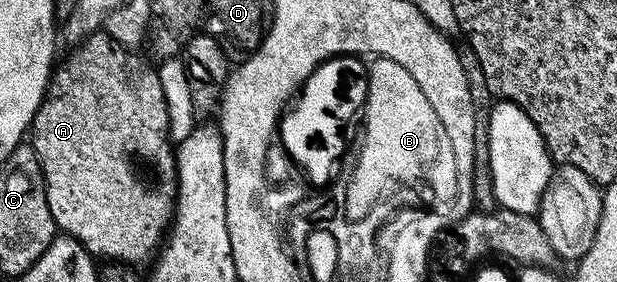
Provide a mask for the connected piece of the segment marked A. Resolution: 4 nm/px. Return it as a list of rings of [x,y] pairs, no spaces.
[[[105,32],[90,34],[71,52],[72,54],[64,62],[62,59],[54,67],[51,80],[47,83],[47,94],[43,98],[43,103],[37,108],[29,131],[29,145],[37,152],[37,160],[41,164],[41,172],[45,180],[45,196],[49,200],[49,212],[56,227],[64,235],[82,242],[83,247],[96,259],[138,264],[137,262],[143,262],[147,257],[150,259],[160,249],[173,221],[175,197],[179,194],[179,177],[175,167],[176,147],[167,133],[169,120],[172,117],[169,113],[169,103],[165,100],[165,93],[161,88],[158,69],[146,57],[138,58],[140,56],[138,53],[126,50],[121,44],[117,44],[113,36]]]

